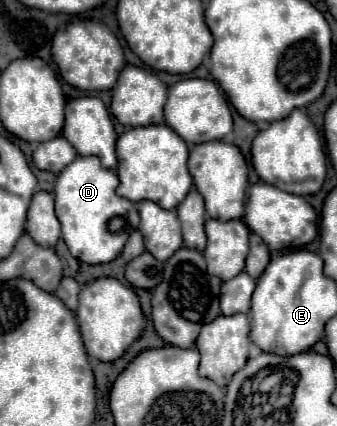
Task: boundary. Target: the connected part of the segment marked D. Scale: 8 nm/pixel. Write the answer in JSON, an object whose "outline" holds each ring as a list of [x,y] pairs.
{"outline":[[[76,157],[58,175],[54,185],[56,217],[62,225],[62,239],[72,257],[82,263],[110,263],[122,251],[128,235],[138,229],[140,217],[132,201],[116,195],[118,177],[114,171],[104,169],[96,157]]]}

